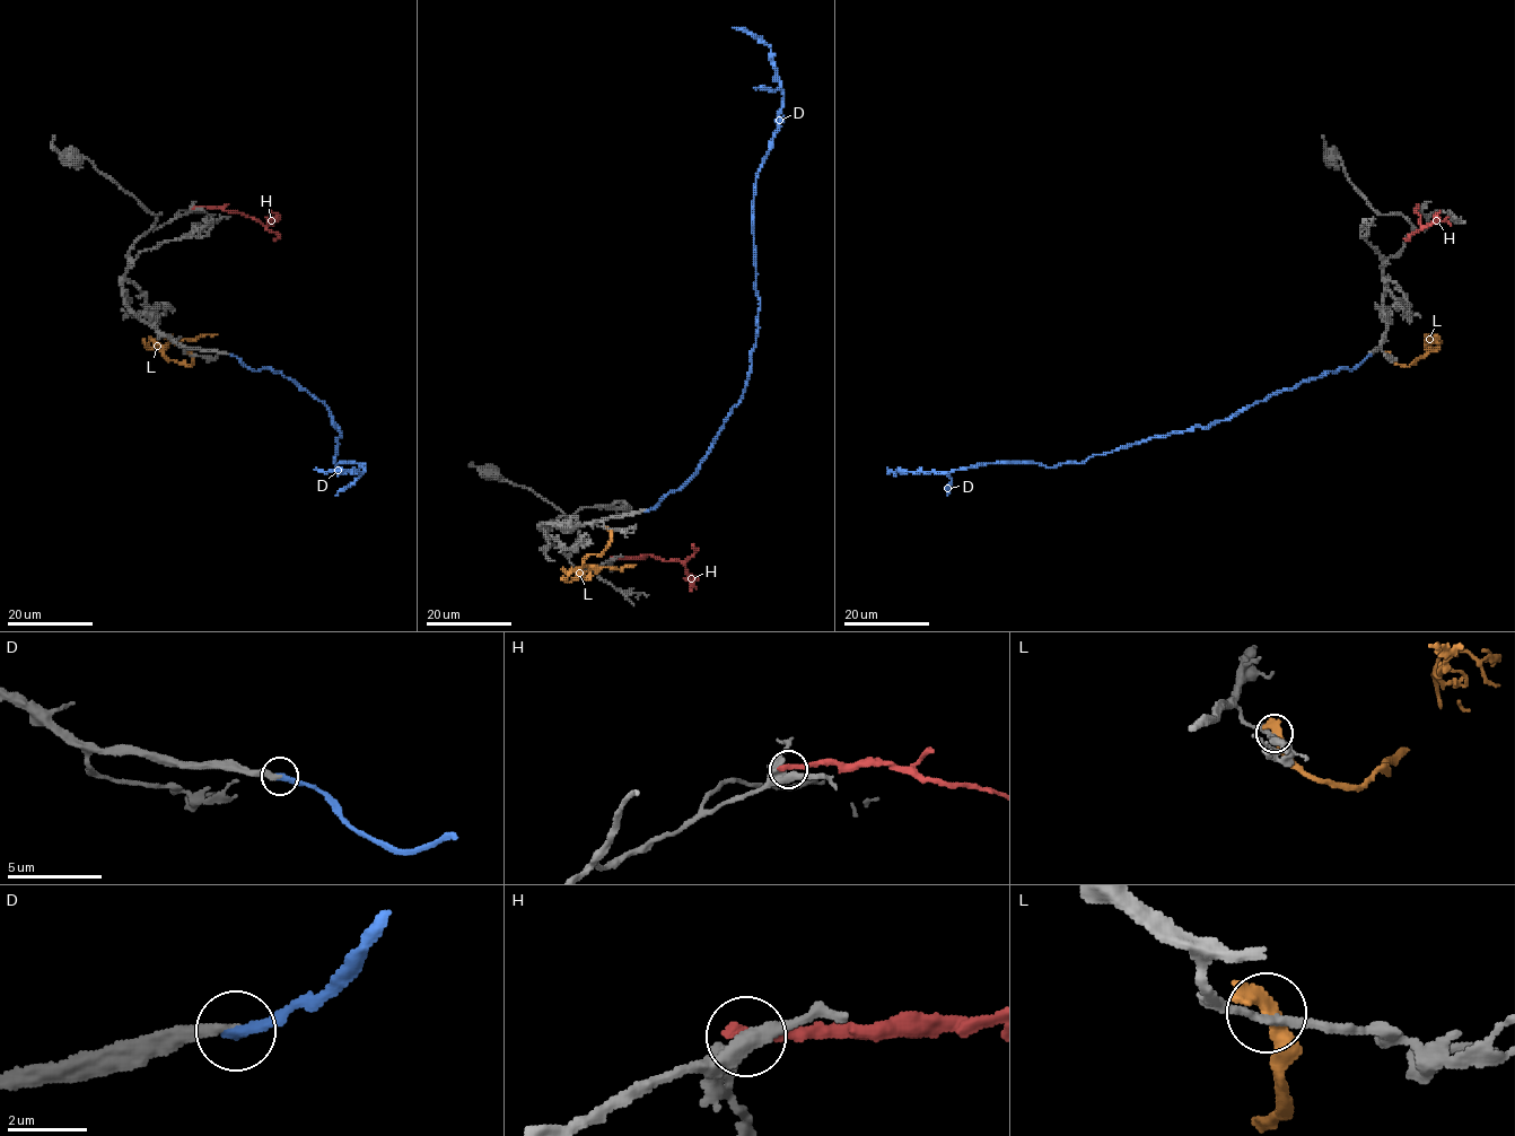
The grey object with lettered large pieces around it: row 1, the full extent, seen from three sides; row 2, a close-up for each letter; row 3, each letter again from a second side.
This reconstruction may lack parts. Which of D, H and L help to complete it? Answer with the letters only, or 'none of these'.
none of these

